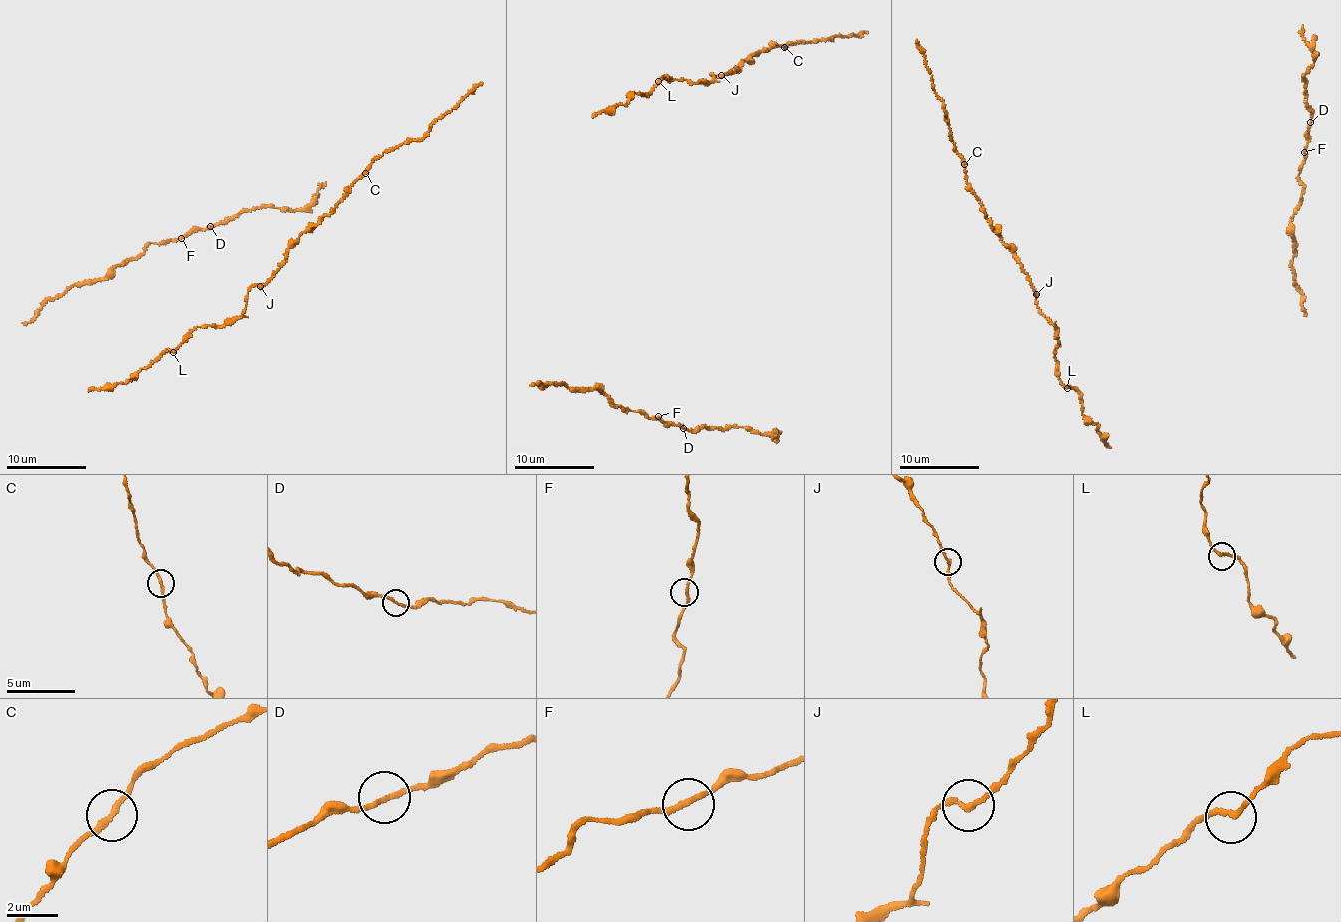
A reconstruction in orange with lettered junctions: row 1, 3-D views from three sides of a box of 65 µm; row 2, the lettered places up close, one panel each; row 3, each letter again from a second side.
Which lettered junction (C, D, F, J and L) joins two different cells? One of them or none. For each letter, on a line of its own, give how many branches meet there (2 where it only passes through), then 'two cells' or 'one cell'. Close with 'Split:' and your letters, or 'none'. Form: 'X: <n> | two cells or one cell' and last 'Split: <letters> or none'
C: 2 | one cell
D: 2 | one cell
F: 2 | one cell
J: 2 | one cell
L: 2 | one cell
Split: none

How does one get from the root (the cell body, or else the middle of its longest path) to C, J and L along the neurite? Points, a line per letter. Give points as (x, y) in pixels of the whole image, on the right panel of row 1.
C: (1111, 447), (1077, 390), (1063, 385), (1058, 334), (964, 163)
J: (1111, 447), (1087, 421), (1077, 390), (1059, 376), (1058, 334), (1036, 294)
L: (1111, 447), (1096, 424), (1087, 421), (1077, 390), (1067, 388)

